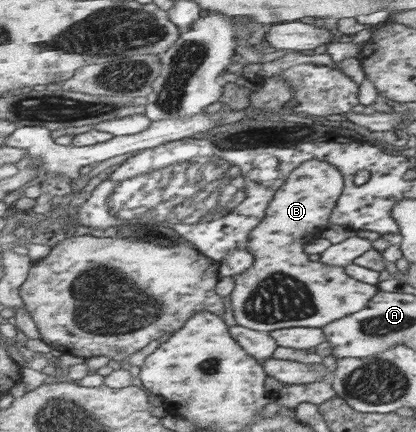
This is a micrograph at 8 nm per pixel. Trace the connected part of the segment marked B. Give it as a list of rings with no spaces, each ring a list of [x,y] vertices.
[[[322,160],[307,161],[291,172],[281,186],[271,205],[267,208],[263,221],[252,231],[247,249],[255,256],[251,269],[234,276],[235,286],[229,295],[233,316],[237,324],[249,329],[271,332],[290,327],[322,327],[329,323],[357,313],[378,293],[375,284],[365,283],[347,274],[345,267],[311,261],[305,253],[304,245],[311,239],[320,237],[323,229],[330,223],[330,217],[343,195],[345,181],[343,173],[329,162]]]

